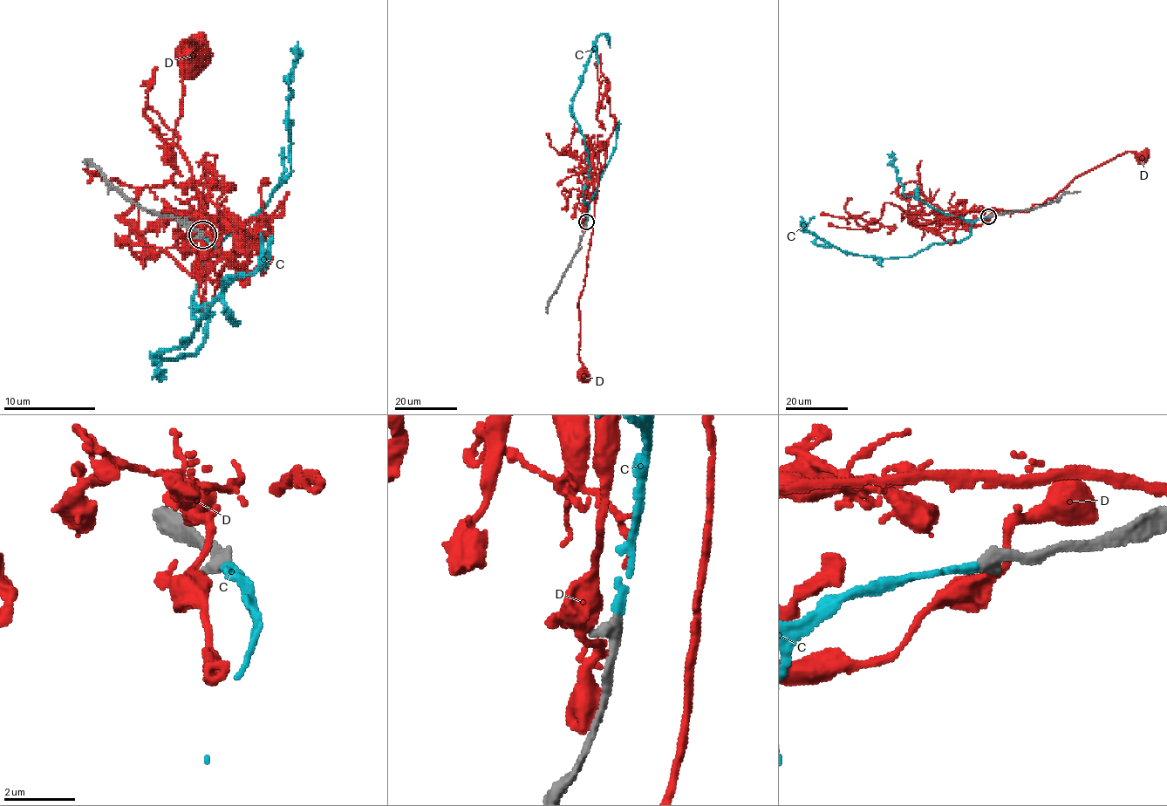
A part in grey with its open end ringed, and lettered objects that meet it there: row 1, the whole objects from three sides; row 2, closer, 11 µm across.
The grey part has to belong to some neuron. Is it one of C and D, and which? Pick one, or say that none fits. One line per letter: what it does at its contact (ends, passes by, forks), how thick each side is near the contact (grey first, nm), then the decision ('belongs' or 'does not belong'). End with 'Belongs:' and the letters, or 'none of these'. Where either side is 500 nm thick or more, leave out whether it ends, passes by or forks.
C: it ends there; 440 nm thick on the grey side, 280 nm on the other; belongs
D: it forks there; 400 nm thick on the grey side, 360 nm on the other; does not belong
Belongs: C

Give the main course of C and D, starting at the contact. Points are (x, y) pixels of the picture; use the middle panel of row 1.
C: (586, 221), (587, 151), (572, 114), (572, 99), (596, 39), (603, 34), (610, 47)
D: (584, 222), (587, 195), (594, 200), (592, 235), (584, 286), (577, 308), (578, 357), (583, 375)

